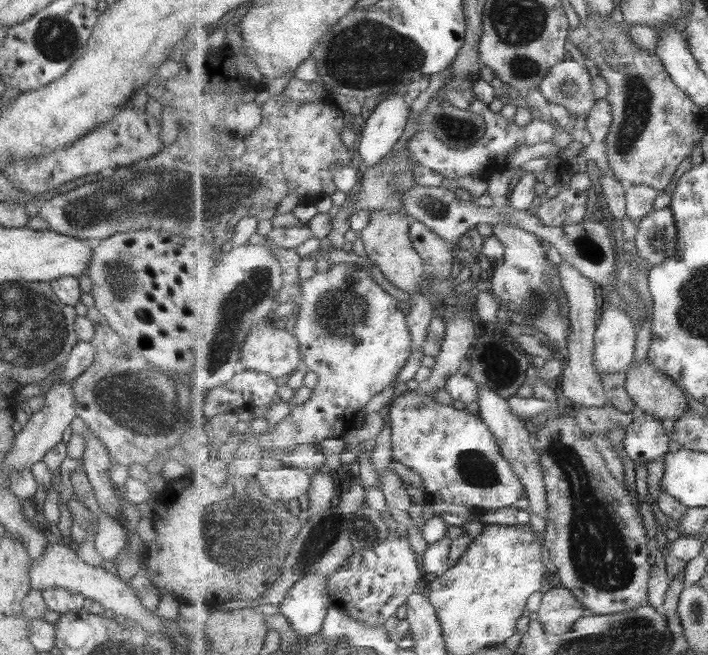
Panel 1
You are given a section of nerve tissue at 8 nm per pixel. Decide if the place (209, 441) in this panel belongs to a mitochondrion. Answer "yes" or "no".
no

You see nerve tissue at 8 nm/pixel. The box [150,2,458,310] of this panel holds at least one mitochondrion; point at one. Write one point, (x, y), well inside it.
(357, 58)

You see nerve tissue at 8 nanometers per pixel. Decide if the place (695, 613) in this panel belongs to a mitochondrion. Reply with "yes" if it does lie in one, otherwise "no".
yes

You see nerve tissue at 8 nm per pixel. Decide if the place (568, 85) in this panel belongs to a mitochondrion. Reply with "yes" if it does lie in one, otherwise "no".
yes

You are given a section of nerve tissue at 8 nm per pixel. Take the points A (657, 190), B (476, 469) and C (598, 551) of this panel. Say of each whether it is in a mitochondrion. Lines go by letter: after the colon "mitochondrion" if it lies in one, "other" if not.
A: other
B: mitochondrion
C: mitochondrion

